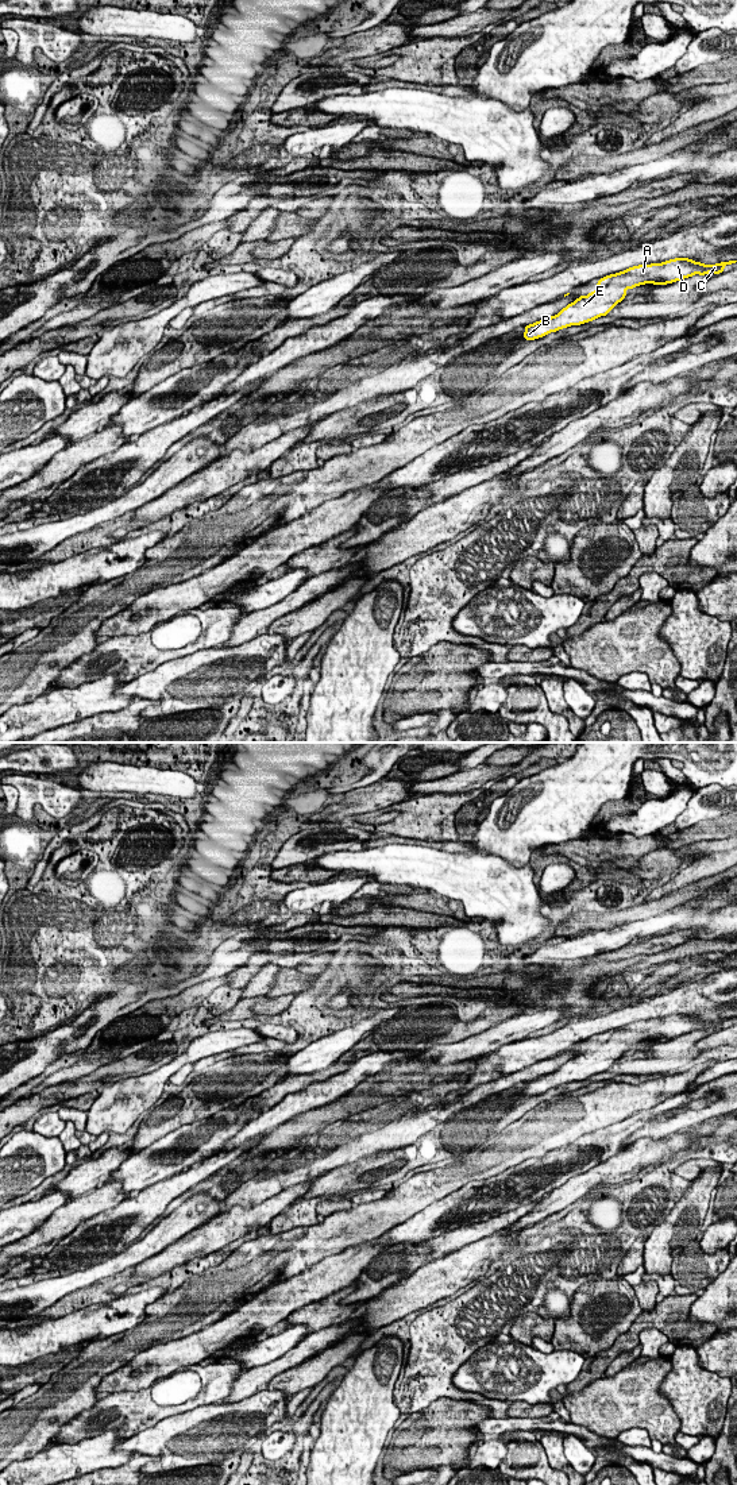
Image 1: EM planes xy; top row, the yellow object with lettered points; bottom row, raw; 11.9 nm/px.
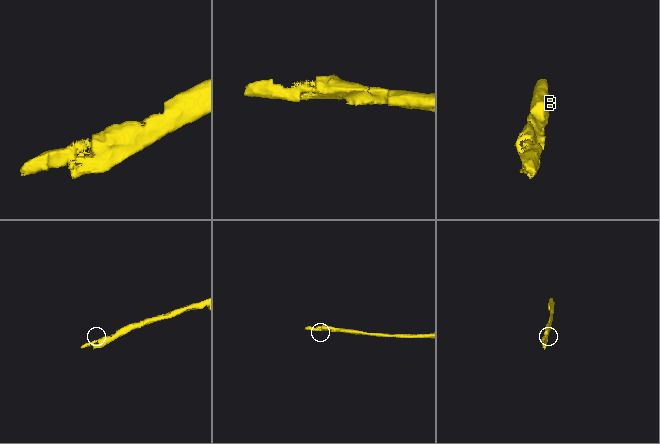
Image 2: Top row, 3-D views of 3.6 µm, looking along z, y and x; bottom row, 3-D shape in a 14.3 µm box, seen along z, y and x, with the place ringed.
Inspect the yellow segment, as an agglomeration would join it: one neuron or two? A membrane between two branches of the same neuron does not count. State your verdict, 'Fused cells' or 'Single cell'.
Single cell

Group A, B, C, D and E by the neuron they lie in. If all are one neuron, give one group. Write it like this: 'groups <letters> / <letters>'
groups A B C D E

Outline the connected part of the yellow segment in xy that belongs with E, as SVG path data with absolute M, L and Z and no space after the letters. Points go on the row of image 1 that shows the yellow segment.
M675 258L661 263L638 265L624 271L598 278L597 289L587 296L576 298L555 316L549 316L533 324L525 325L524 339L535 340L551 332L580 325L607 316L609 312L626 297L626 289L653 284L668 285L695 274L706 275L709 273L725 273L726 265L737 261L719 262L715 265L705 265L690 258Z

